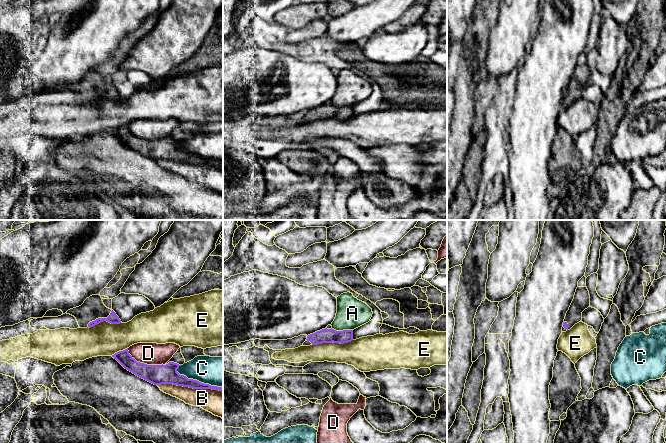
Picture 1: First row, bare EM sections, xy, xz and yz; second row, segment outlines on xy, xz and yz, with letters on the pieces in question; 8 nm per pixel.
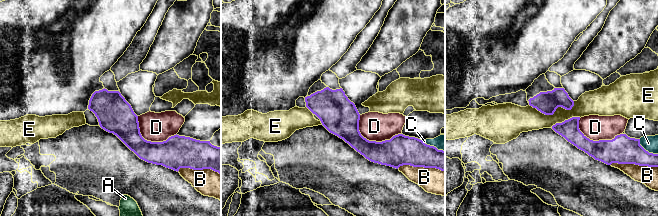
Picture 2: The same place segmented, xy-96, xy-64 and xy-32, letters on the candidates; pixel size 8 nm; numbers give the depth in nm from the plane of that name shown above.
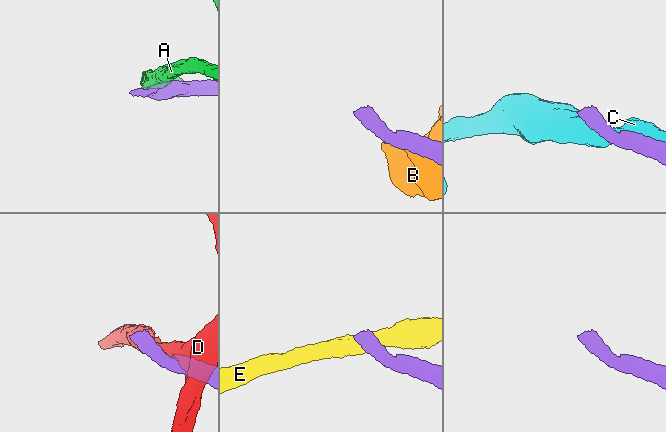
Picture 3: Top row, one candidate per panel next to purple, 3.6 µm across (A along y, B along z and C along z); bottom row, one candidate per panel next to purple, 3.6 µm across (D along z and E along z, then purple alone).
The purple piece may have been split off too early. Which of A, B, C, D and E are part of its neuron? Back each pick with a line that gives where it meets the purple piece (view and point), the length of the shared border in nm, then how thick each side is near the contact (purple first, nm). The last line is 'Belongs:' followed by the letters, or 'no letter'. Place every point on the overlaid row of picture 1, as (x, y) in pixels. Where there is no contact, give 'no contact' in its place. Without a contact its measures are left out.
Belongs: no letter

